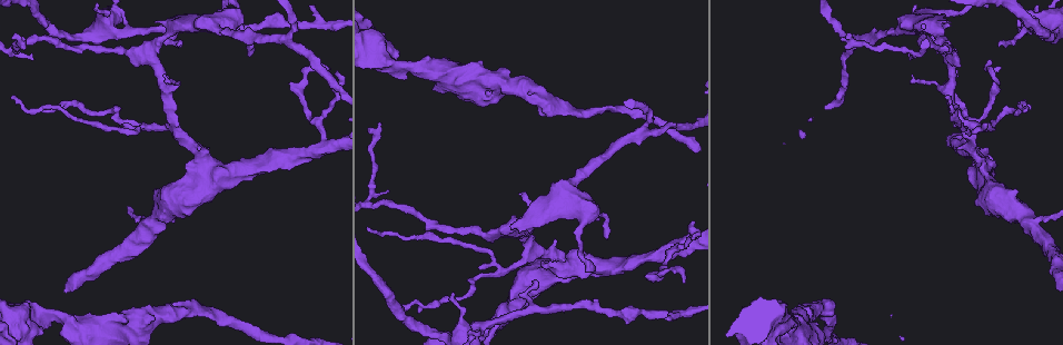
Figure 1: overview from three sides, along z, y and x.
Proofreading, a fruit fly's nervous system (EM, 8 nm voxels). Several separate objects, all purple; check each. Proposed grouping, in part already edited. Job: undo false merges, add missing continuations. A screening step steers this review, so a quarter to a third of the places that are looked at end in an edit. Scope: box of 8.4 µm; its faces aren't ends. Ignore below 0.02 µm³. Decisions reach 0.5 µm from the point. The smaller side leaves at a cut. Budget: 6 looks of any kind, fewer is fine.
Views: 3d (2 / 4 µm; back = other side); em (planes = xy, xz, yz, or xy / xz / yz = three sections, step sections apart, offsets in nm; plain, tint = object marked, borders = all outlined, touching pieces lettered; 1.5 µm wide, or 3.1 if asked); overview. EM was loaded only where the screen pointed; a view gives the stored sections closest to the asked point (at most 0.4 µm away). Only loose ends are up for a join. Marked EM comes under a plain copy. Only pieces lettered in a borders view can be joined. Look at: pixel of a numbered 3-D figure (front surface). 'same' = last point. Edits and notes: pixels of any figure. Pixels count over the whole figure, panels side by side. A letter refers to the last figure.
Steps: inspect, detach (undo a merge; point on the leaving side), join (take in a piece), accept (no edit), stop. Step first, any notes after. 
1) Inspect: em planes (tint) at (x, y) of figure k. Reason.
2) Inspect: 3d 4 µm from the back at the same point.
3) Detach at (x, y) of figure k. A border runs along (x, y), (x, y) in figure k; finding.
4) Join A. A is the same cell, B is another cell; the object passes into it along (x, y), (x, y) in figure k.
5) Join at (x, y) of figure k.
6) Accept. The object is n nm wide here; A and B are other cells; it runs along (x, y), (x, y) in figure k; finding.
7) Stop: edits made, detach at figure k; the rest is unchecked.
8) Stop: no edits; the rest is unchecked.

Inspect: 3d 4 µm at (116, 32) of figure 1. Two arms in line, one across.

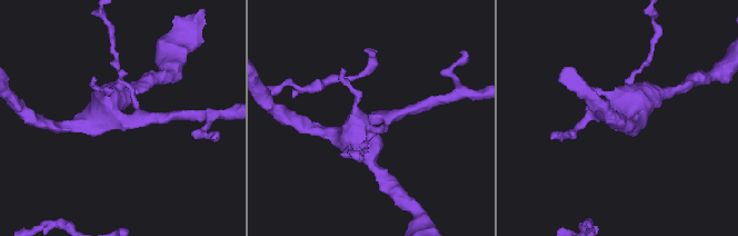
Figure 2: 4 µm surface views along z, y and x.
Inspect: em xy step 4 (tint) at (121, 119) of figure 2.

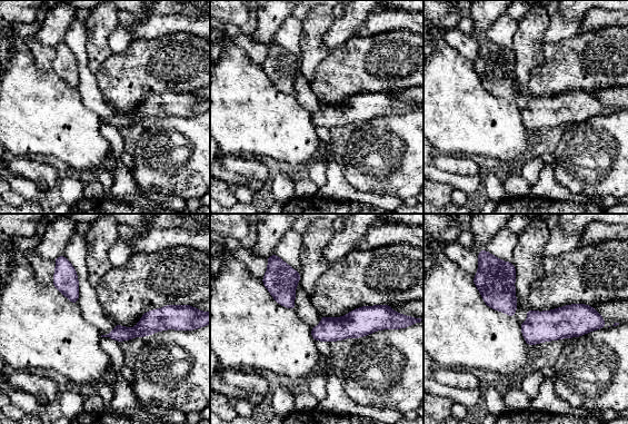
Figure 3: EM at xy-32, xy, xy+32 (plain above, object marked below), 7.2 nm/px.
Inspect: em planes (borders) at the same point.

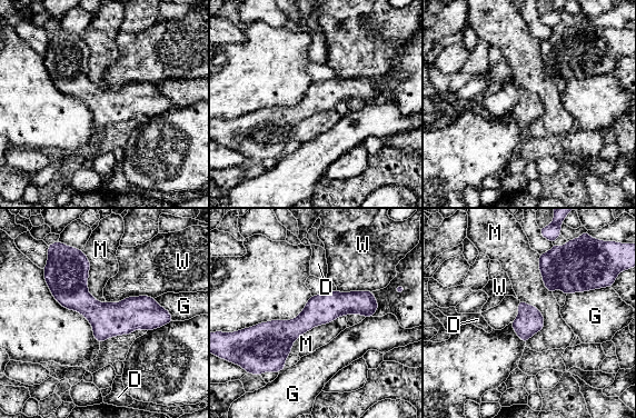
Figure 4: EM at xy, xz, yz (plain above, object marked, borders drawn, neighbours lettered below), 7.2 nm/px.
Accept. The object is 190 nm wide here; D, G, M and W are other cells; a border runs along (345, 315), (302, 332), (289, 351) in figure 4; all the same neuron.

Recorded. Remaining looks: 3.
Inspect: em planes (tint) at (230, 32) of figure 1. Sudden change in width.

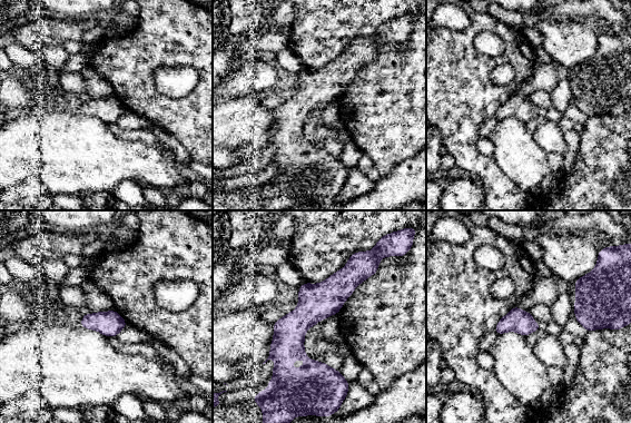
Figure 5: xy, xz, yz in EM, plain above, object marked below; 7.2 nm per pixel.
Inspect: em planes (borders) at the same point.

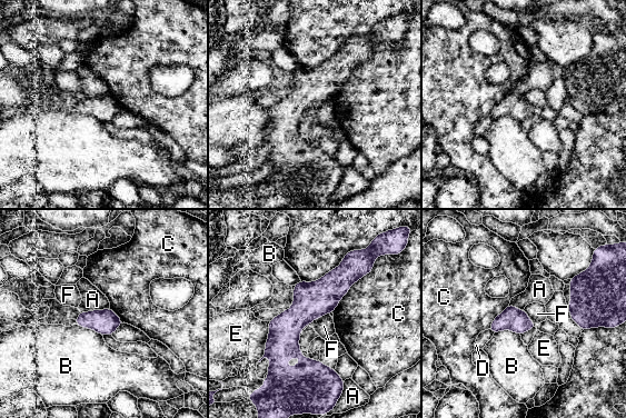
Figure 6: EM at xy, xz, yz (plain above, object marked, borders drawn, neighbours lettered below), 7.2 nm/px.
Accept. A, B, C, D, E and F are other cells; continuous, no second neuron.

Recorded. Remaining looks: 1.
Stop: no edits; the rest is unchecked.

